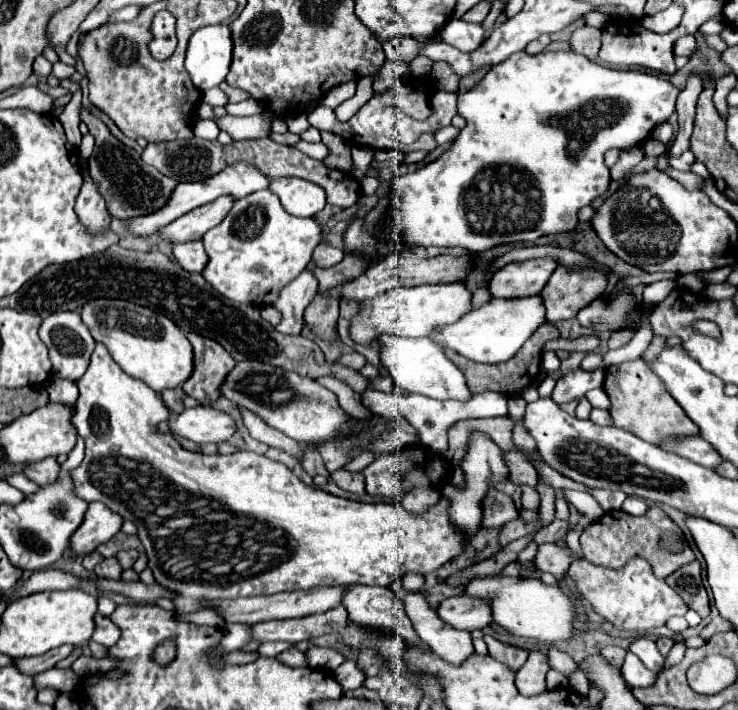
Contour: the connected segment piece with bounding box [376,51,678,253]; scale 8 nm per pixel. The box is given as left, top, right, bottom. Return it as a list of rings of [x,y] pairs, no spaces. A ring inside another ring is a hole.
[[[526,51],[514,53],[508,59],[504,59],[502,63],[494,65],[474,89],[458,95],[458,115],[466,117],[468,125],[460,131],[460,135],[456,137],[452,147],[448,151],[444,151],[436,161],[424,165],[422,169],[392,179],[392,187],[390,187],[392,201],[390,201],[388,217],[380,223],[376,237],[382,241],[388,241],[388,243],[394,243],[394,245],[402,245],[402,247],[438,245],[438,247],[462,247],[472,253],[482,253],[482,251],[488,251],[496,245],[504,245],[504,243],[528,243],[528,241],[536,241],[542,235],[572,231],[578,223],[578,217],[576,217],[578,209],[584,205],[590,205],[594,199],[602,197],[608,189],[610,173],[608,173],[608,167],[604,165],[604,153],[612,147],[622,149],[622,147],[634,145],[634,143],[644,143],[650,137],[652,129],[658,123],[668,121],[668,117],[674,113],[676,95],[678,95],[678,89],[658,75],[644,73],[640,70],[608,69],[604,65],[592,63],[590,59],[586,59],[584,55],[574,53],[574,51],[558,51],[558,53],[544,51],[538,55],[528,55]]]

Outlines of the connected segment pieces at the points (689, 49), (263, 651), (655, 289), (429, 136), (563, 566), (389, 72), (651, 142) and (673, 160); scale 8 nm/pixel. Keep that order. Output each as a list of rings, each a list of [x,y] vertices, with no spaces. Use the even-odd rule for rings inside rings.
[[[686,35],[686,37],[680,37],[676,43],[674,43],[674,55],[680,57],[680,55],[686,55],[690,57],[696,49],[696,41],[692,35]]]
[[[262,643],[262,645],[256,649],[256,653],[258,653],[260,657],[276,657],[278,653],[282,653],[282,651],[290,649],[290,647],[292,647],[292,643]]]
[[[656,281],[656,283],[650,283],[644,287],[644,303],[646,305],[654,305],[654,303],[660,303],[660,299],[664,299],[668,295],[668,291],[672,291],[676,287],[674,281]]]
[[[424,133],[414,145],[408,145],[408,151],[416,151],[416,149],[436,149],[436,141],[434,141],[434,133]]]
[[[546,543],[538,549],[536,565],[540,571],[552,573],[556,577],[556,585],[562,585],[562,579],[566,577],[570,563],[576,559],[580,559],[580,555],[576,555],[568,545],[560,547],[556,543]]]
[[[386,61],[374,75],[374,81],[372,81],[374,91],[376,93],[388,91],[388,87],[392,87],[398,79],[408,77],[408,71],[410,71],[408,61]]]
[[[650,137],[650,139],[644,143],[644,149],[646,149],[646,155],[658,157],[658,155],[664,155],[664,153],[668,151],[668,145],[662,143],[662,141],[658,141],[658,139],[654,139],[654,137]]]
[[[684,151],[684,153],[678,155],[678,157],[668,155],[668,163],[670,163],[674,169],[678,169],[678,171],[688,171],[690,165],[694,163],[694,155],[692,155],[690,151]]]

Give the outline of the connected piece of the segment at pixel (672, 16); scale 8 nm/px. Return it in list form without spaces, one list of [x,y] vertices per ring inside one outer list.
[[[672,3],[668,9],[652,15],[652,17],[642,17],[642,19],[640,19],[640,25],[642,25],[644,29],[652,31],[652,33],[668,33],[668,31],[672,31],[672,29],[680,23],[682,11],[684,11],[684,9],[682,9],[680,5],[674,5],[674,3]]]

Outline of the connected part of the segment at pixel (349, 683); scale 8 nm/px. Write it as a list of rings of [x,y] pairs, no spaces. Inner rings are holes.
[[[344,661],[344,663],[334,671],[334,675],[336,675],[336,681],[342,685],[342,691],[344,691],[344,693],[362,687],[362,683],[364,683],[364,679],[366,679],[364,673],[358,669],[358,665],[356,665],[354,661]]]

